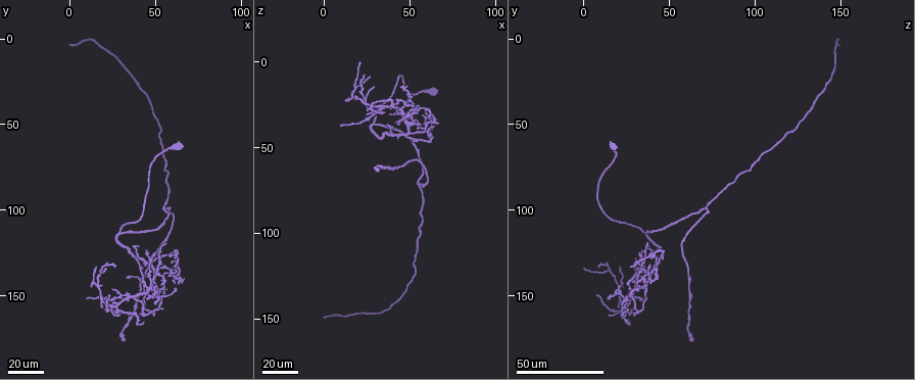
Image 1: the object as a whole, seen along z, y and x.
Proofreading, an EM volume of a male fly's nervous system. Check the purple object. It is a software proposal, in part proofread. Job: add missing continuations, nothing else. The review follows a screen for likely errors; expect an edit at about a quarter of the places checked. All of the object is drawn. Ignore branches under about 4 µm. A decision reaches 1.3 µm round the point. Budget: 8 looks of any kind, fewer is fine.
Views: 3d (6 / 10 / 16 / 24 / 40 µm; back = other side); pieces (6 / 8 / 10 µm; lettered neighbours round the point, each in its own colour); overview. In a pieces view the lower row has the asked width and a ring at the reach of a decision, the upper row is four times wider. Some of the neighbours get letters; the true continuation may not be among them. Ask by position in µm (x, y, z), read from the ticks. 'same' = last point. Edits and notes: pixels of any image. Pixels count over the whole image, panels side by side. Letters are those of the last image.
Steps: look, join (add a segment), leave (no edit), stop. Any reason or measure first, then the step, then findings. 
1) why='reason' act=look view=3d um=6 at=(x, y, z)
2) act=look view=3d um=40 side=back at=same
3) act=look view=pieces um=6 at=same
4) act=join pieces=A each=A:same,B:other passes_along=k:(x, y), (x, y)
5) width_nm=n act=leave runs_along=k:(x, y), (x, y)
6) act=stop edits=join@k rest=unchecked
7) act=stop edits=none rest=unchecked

act=look view=3d um=40 at=(63, 137, 34)

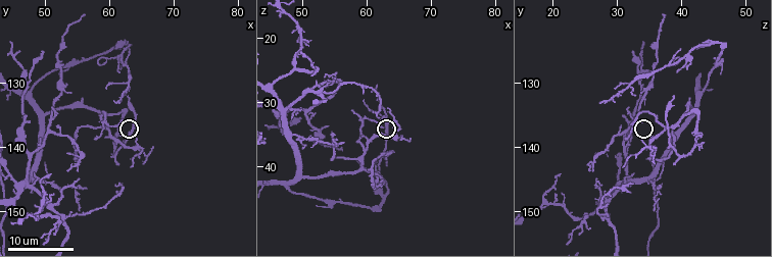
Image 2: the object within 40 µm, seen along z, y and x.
why='see the neighbours' act=look view=pieces um=6 at=(63.0, 136.0, 34.0)

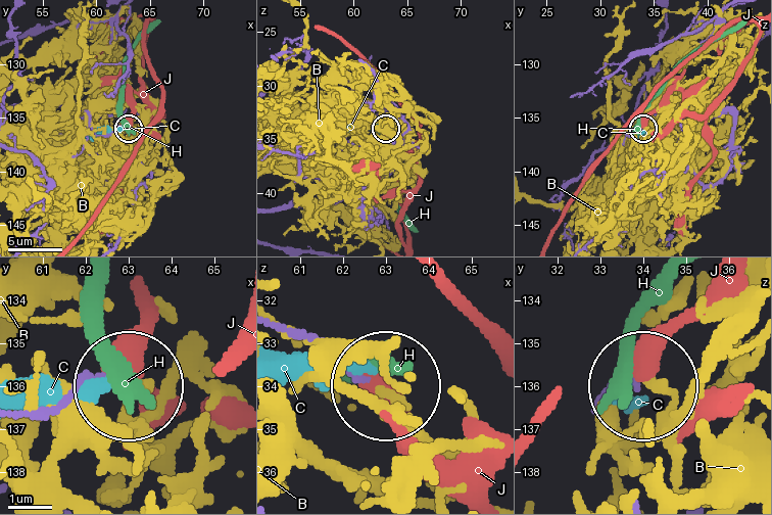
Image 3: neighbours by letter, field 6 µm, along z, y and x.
act=leave each=B:other,C:other,H:other,J:other runs_along=3:(275, 327), (307, 335), (370, 379) found='no lettered segment goes on from it'

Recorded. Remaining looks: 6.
why='branch stops here' act=look view=3d um=40 at=(50, 156, 22)

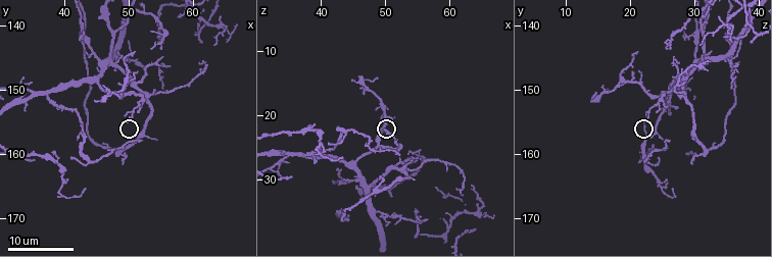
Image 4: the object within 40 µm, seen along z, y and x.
why='see the neighbours' act=look view=pieces um=10 at=(50.0, 155.0, 22.5)

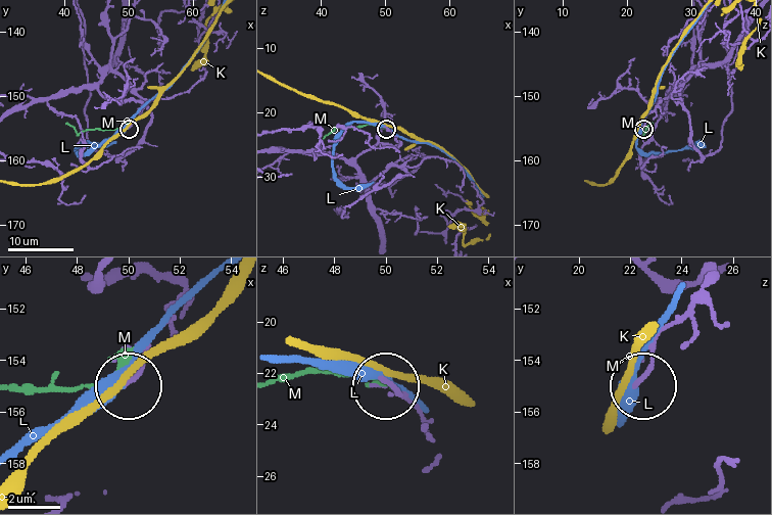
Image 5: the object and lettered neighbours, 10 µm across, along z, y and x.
width_nm=150 act=leave each=K:other,L:other,M:other found='no lettered segment goes on from it'

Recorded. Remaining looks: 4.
why='thin end' act=look view=3d um=24 at=(49.5, 125.0, 32.5)

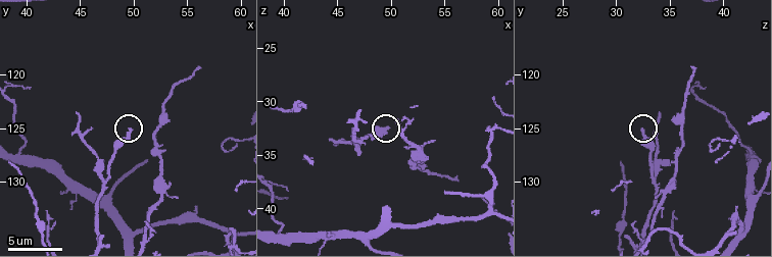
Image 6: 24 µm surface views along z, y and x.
act=look view=pieces um=6 at=(49.8, 125.2, 32.4)

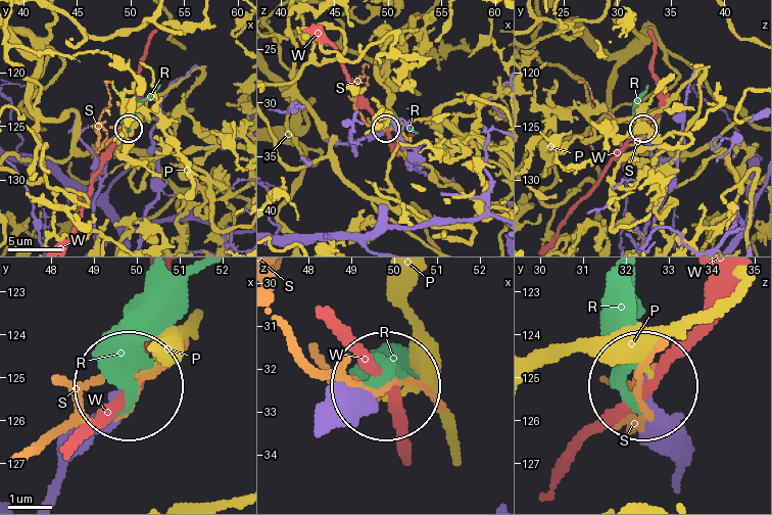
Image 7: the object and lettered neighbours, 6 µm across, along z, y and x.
act=leave each=P:other,R:other,S:other,W:other found='no lettered segment goes on from it'

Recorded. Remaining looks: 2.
why='tapers out' act=look view=3d um=10 at=(47.0, 135.0, 31.0)

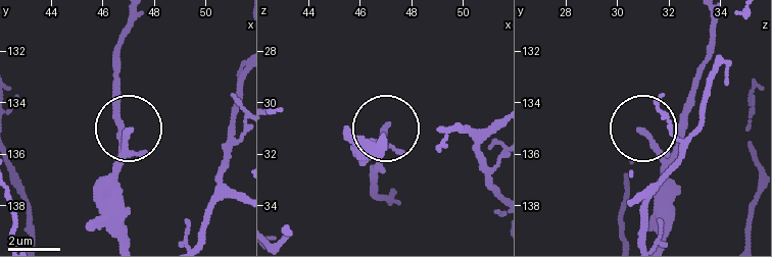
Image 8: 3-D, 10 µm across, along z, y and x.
act=look view=pieces um=8 at=(47.0, 135.2, 31.0)

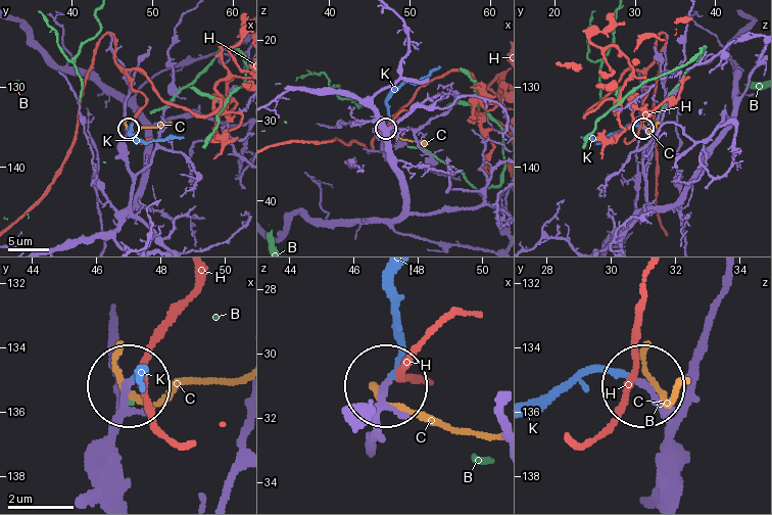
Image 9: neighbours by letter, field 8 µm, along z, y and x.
act=join pieces=K each=B:other,C:other,H:other,K:same passes_along=9:(124, 468), (115, 422), (140, 372) found='the neuron continues'

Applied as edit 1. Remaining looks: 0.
act=stop edits=join@9 rest=unchecked

